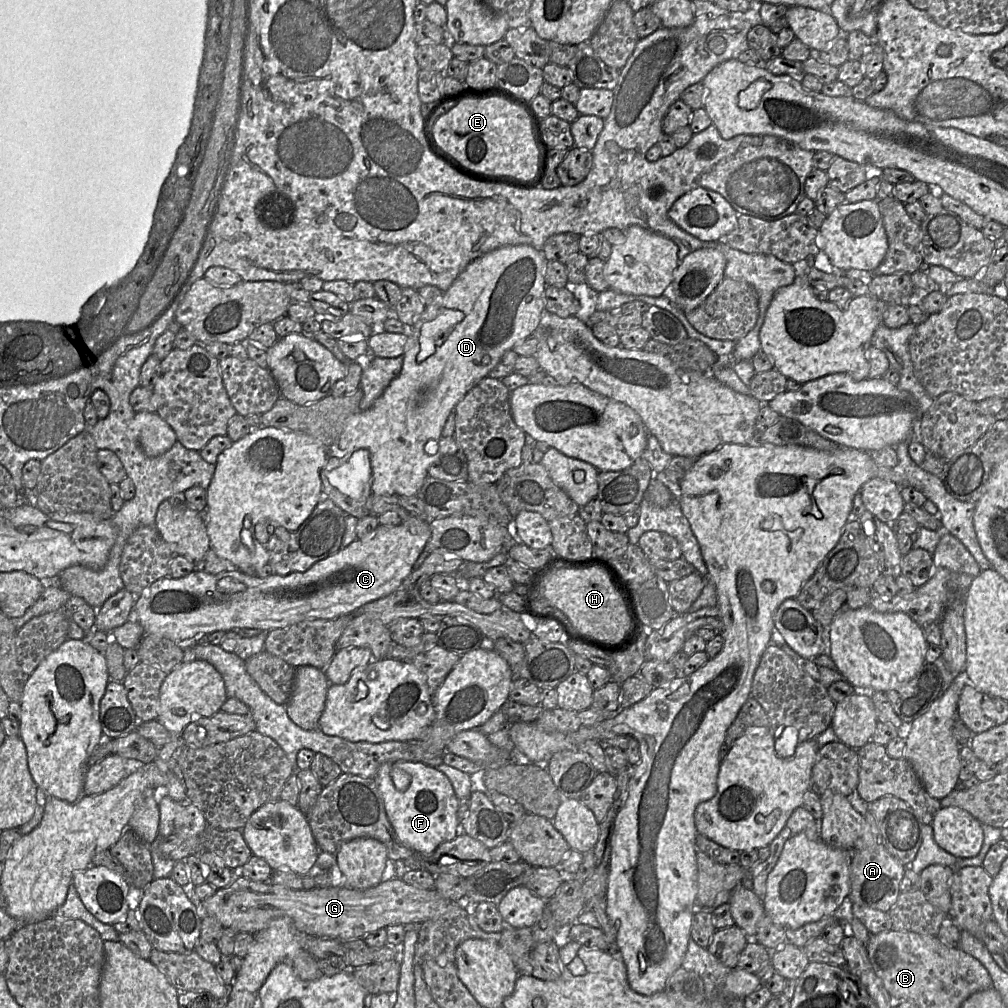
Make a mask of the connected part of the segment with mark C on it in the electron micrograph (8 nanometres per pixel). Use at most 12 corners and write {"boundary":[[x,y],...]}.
{"boundary":[[379,525],[304,572],[163,577],[128,621],[183,649],[394,592],[431,537]]}

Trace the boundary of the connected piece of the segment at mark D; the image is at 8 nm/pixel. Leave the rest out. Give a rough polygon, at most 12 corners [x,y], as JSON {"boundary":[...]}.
{"boundary":[[530,245],[471,261],[425,306],[399,375],[331,456],[413,496],[451,411],[538,328]]}

